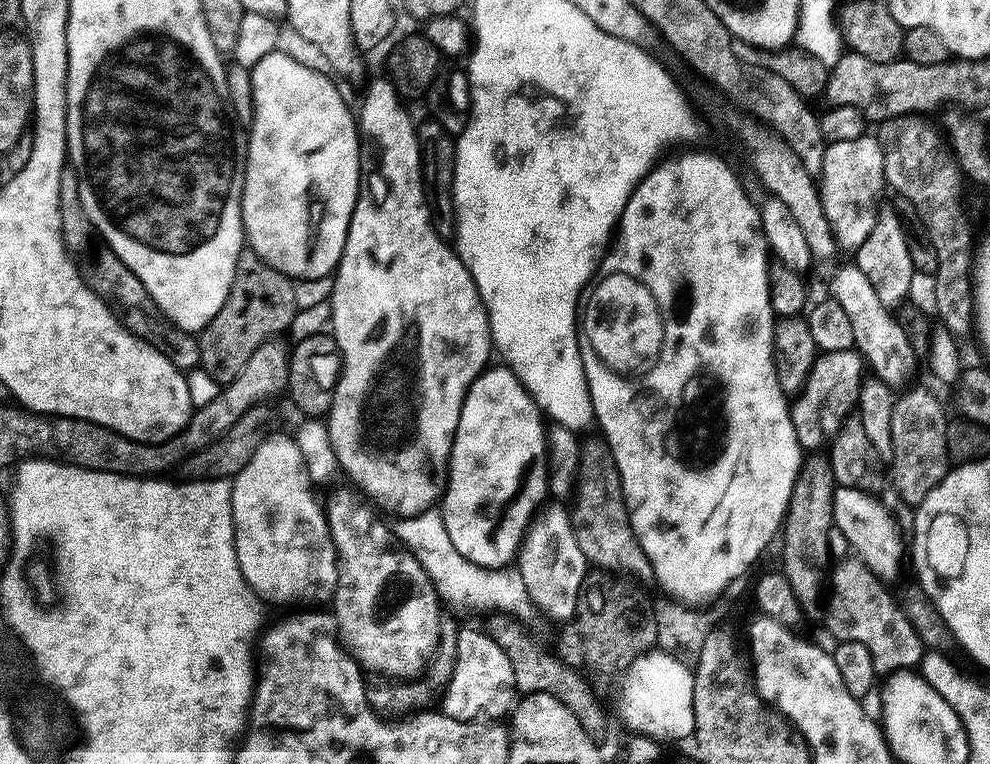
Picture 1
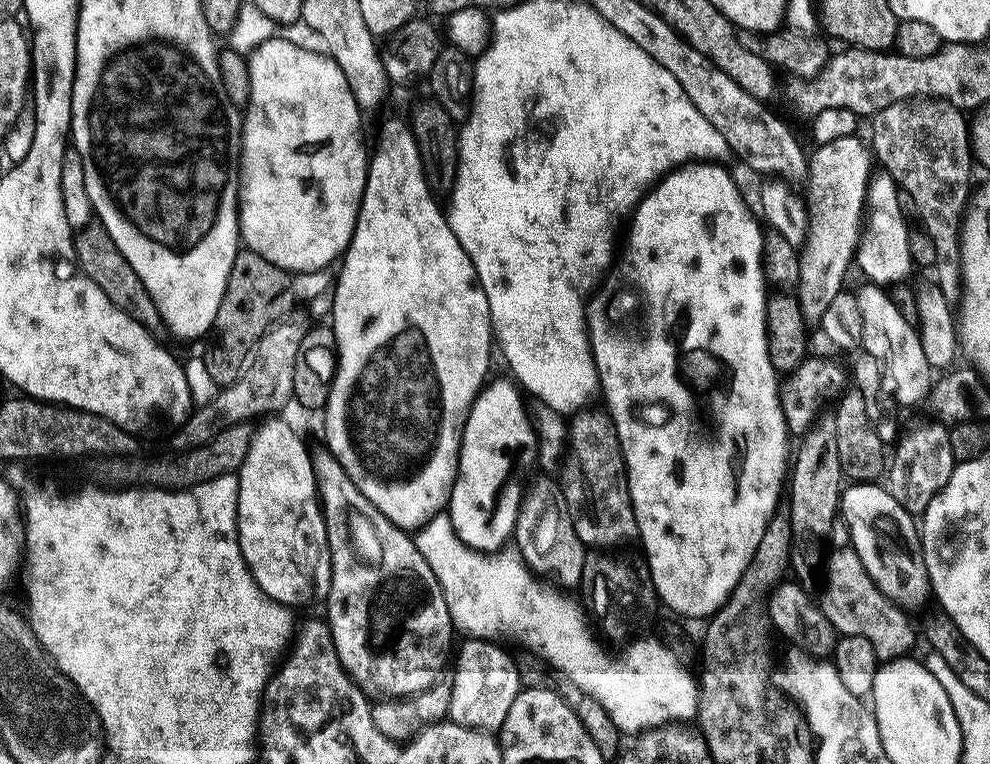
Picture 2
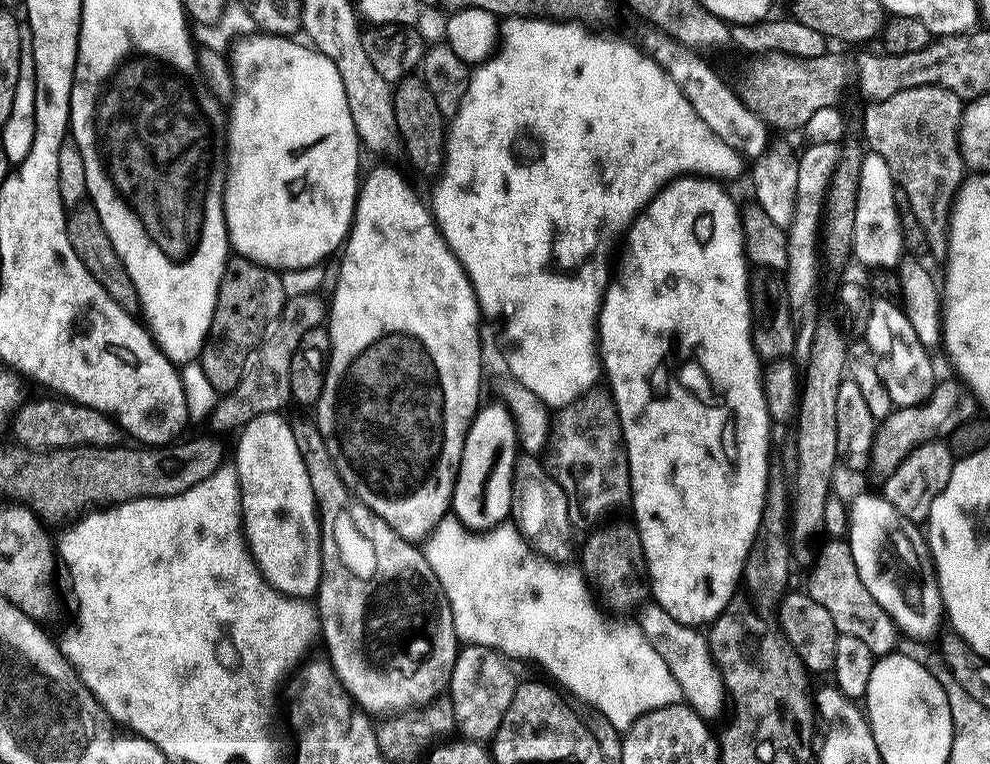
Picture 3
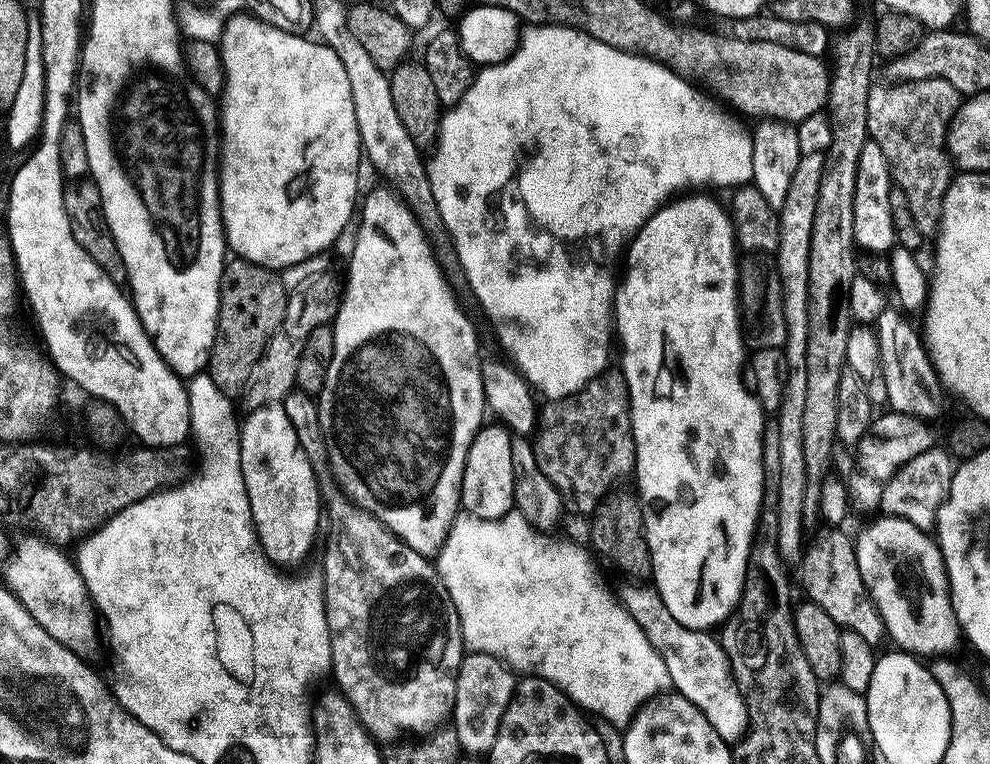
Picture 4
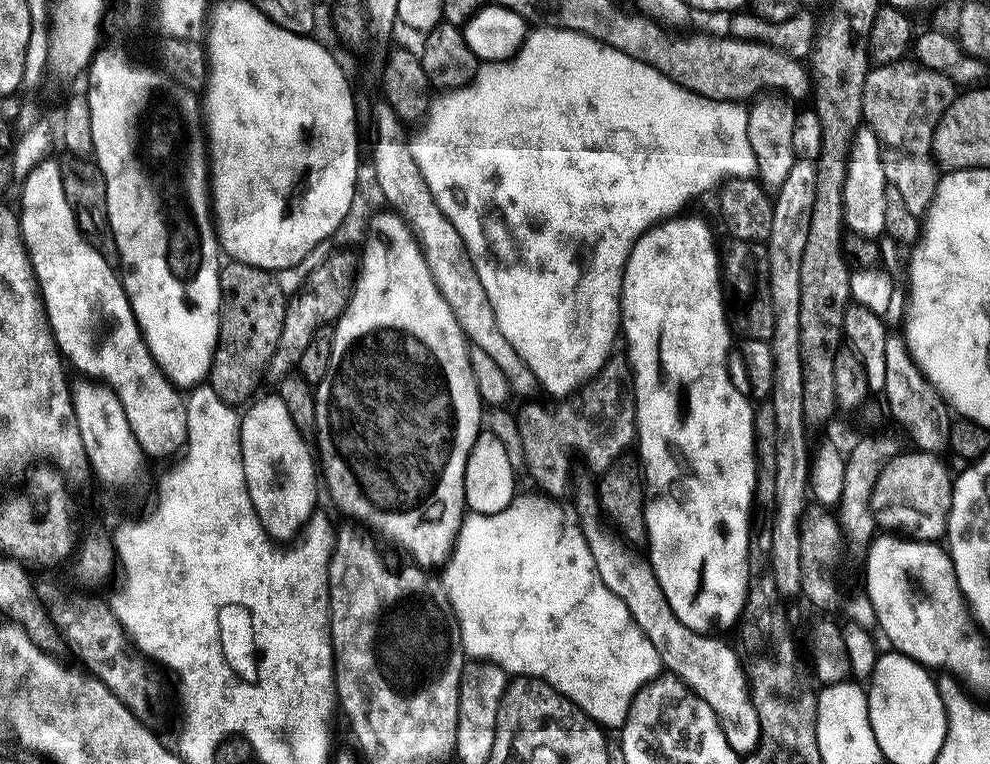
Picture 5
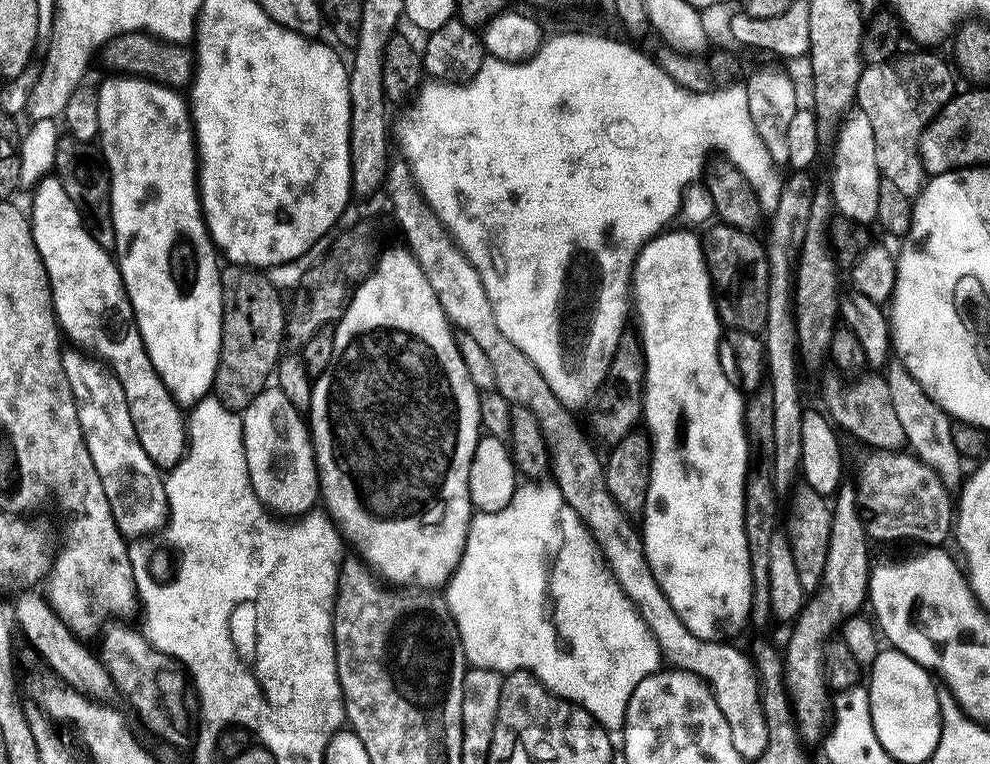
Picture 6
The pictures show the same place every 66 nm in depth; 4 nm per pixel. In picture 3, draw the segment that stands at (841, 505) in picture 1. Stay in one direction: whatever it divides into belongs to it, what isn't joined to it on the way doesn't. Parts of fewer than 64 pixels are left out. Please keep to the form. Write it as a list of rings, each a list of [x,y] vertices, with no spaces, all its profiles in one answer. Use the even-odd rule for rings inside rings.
[[[883,495],[856,496],[847,505],[848,510],[848,535],[846,537],[850,550],[854,554],[854,562],[858,566],[858,574],[862,582],[866,582],[866,590],[874,594],[876,604],[882,606],[890,614],[897,629],[916,640],[928,640],[932,635],[937,635],[936,627],[942,624],[944,612],[944,599],[940,596],[940,589],[936,587],[936,578],[931,567],[926,566],[926,536],[920,532],[915,523],[904,522],[885,500]]]

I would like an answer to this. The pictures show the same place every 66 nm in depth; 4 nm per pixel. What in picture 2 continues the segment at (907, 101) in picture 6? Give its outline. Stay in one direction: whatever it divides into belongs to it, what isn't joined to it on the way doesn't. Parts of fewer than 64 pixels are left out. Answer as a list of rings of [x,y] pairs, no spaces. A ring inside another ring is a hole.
[[[918,98],[913,102],[905,102],[903,104],[895,104],[894,106],[887,107],[886,110],[877,112],[870,120],[870,124],[872,124],[872,144],[870,140],[871,151],[874,153],[879,167],[890,174],[890,178],[896,183],[897,188],[899,188],[901,192],[910,194],[910,198],[913,200],[914,206],[916,207],[915,215],[917,217],[920,216],[921,222],[924,223],[921,224],[922,230],[930,238],[930,242],[934,242],[934,254],[936,255],[936,267],[934,269],[934,275],[936,275],[936,280],[934,280],[935,287],[940,289],[944,300],[950,306],[957,305],[963,297],[962,281],[964,279],[964,270],[963,260],[960,257],[960,229],[970,199],[970,187],[968,188],[968,183],[972,180],[972,166],[974,164],[973,159],[970,157],[970,124],[967,119],[964,121],[964,116],[965,113],[961,111],[961,109],[957,108],[954,104],[949,104],[946,100],[939,98]]]

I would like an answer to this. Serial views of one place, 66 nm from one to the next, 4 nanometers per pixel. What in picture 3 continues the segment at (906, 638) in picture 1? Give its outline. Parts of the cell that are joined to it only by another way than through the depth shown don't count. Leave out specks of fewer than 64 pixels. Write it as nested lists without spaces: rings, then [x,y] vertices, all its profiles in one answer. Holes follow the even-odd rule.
[[[832,538],[827,542],[829,544],[821,543],[819,545],[816,560],[810,565],[809,572],[812,573],[809,574],[808,585],[806,585],[808,596],[814,598],[814,602],[818,602],[818,606],[824,607],[830,614],[830,618],[834,618],[834,626],[840,635],[859,638],[861,642],[866,642],[866,646],[870,646],[873,656],[877,658],[893,655],[897,651],[898,629],[890,614],[882,606],[876,604],[874,594],[870,594],[870,590],[866,590],[866,582],[862,582],[862,578],[858,574],[858,566],[854,562],[854,554],[850,550],[847,539]]]

